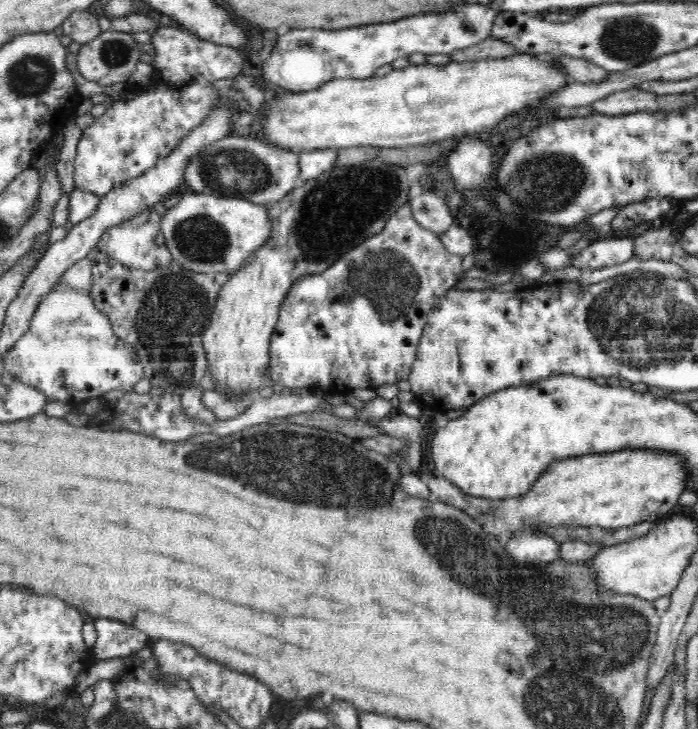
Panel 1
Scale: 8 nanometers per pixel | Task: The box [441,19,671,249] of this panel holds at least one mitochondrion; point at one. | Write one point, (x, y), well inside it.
(547, 182)

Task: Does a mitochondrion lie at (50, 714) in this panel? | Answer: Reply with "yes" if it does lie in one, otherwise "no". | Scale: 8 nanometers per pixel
no

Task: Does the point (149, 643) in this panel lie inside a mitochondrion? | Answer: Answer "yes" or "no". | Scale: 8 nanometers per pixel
no

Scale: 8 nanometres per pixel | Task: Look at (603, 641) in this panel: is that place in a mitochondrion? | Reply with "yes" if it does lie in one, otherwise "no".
yes

